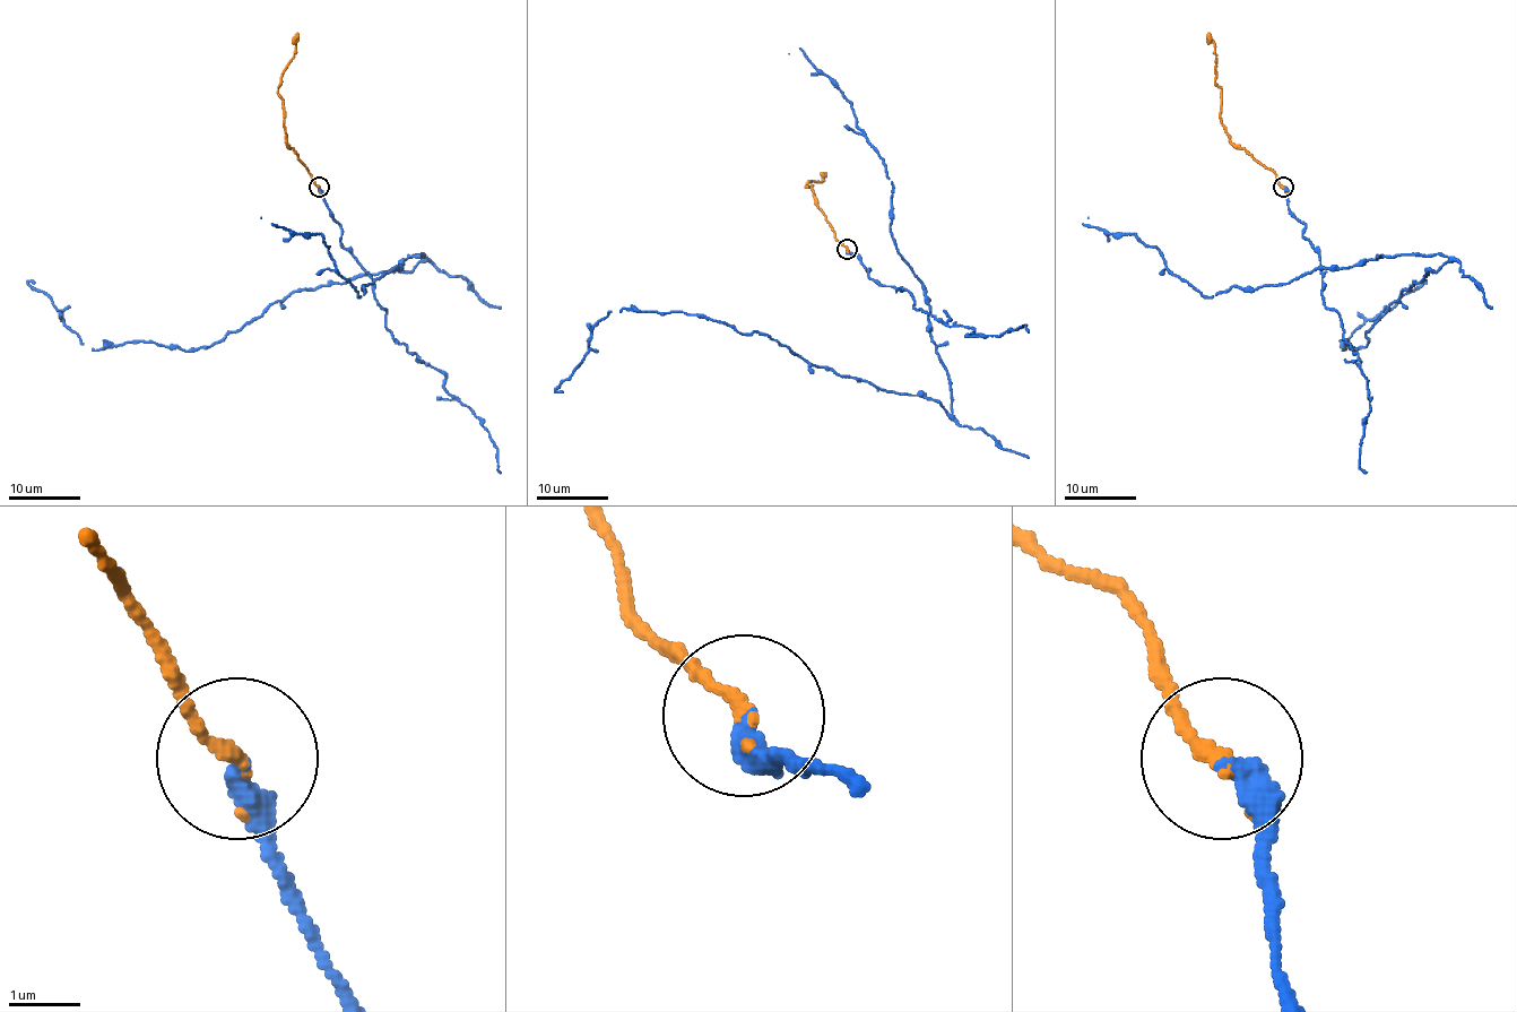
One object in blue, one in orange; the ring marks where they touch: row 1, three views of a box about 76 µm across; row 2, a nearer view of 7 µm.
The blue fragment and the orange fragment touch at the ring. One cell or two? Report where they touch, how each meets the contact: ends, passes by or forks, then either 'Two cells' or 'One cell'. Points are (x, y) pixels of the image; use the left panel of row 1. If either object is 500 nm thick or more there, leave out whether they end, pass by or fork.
Place: (319, 187). At the ring blue ends. At the ring orange ends. One cell

